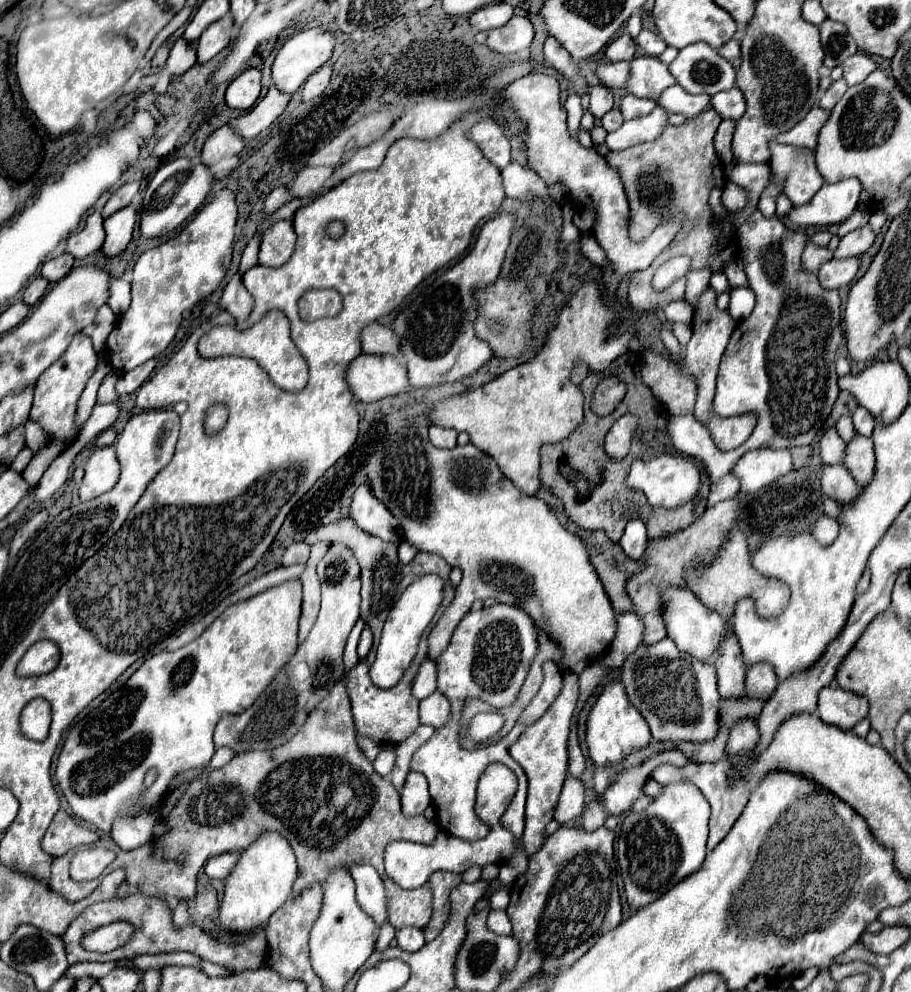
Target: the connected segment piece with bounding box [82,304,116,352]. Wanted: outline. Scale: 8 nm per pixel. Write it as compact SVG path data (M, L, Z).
M104 304L104 306L98 310L98 316L96 316L94 324L90 324L88 328L82 330L86 336L92 338L92 344L94 344L94 350L96 350L96 352L100 352L100 350L104 348L106 338L108 338L108 334L112 332L114 324L116 324L116 314L110 310L108 304Z

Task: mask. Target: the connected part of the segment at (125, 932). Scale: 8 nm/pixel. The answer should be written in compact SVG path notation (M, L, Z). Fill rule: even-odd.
M112 922L112 924L106 924L106 926L90 932L88 936L84 936L82 944L86 950L110 952L110 950L116 950L122 944L126 944L132 934L134 934L134 928L130 922Z

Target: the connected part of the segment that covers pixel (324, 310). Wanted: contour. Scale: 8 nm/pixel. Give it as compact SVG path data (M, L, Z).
M312 290L300 298L300 318L314 322L318 318L336 316L342 310L342 298L336 290Z

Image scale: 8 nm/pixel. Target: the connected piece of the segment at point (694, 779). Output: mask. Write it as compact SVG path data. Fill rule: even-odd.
M718 760L714 764L694 764L688 762L684 768L674 768L674 766L658 766L652 774L652 778L660 784L672 784L672 782L692 782L696 788L700 788L700 792L706 796L706 800L712 806L712 816L710 816L710 836L708 836L708 850L714 850L714 846L724 840L724 836L730 832L730 828L734 826L734 822L738 820L738 816L742 814L748 796L752 792L752 786L748 784L748 780L744 776L736 776L734 774L736 764L732 760Z

